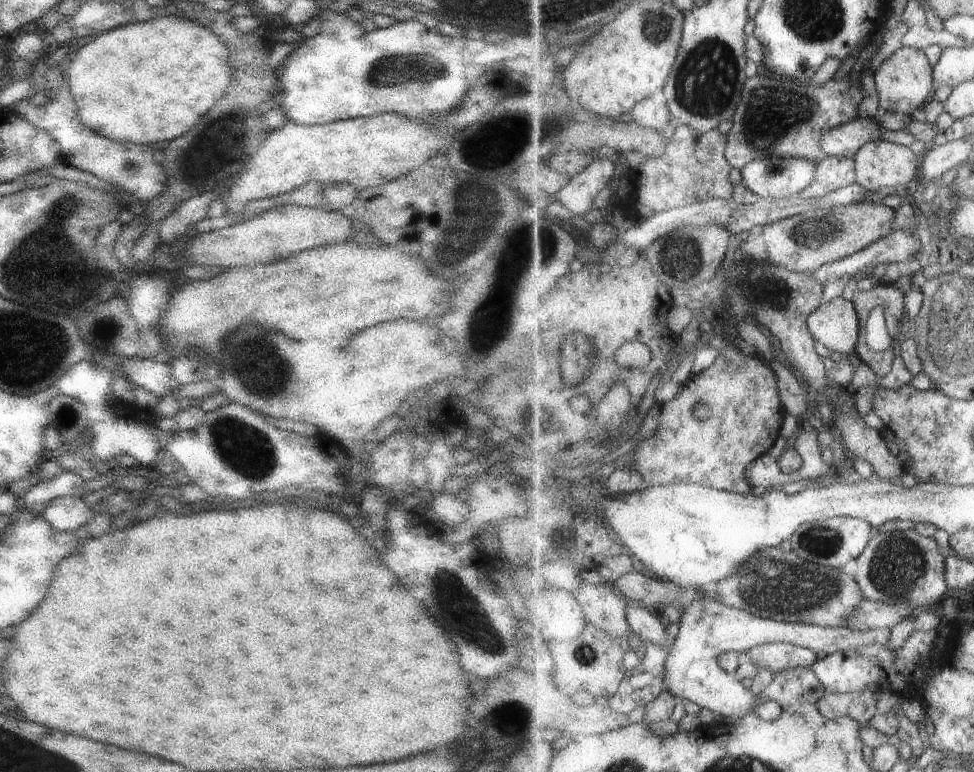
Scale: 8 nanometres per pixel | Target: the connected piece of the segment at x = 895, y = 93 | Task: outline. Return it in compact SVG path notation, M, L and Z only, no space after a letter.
M902 46L875 71L881 112L894 112L912 118L935 88L934 66L928 59L927 52L919 47Z

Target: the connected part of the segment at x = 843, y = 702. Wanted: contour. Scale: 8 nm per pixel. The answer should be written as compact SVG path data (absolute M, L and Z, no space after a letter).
M870 688L848 693L826 692L819 707L829 719L848 716L864 727L877 714L878 694Z

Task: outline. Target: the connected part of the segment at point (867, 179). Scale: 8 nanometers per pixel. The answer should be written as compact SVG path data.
M871 141L854 158L856 182L871 191L885 190L887 186L910 185L919 177L920 156L911 147L893 141Z

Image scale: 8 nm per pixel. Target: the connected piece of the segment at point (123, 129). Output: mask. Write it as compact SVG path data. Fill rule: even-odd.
M175 12L169 16L156 16L149 22L135 21L131 24L118 26L109 29L107 32L102 32L99 36L91 39L82 47L71 52L70 65L67 71L68 74L68 89L71 95L71 100L77 109L79 120L97 134L104 136L112 141L121 141L124 143L133 143L136 145L149 145L155 142L169 142L184 132L187 132L199 119L204 115L209 107L212 107L216 100L224 94L231 82L232 71L230 68L230 60L228 50L224 44L215 36L209 29L202 27L189 19L185 19L179 13Z

